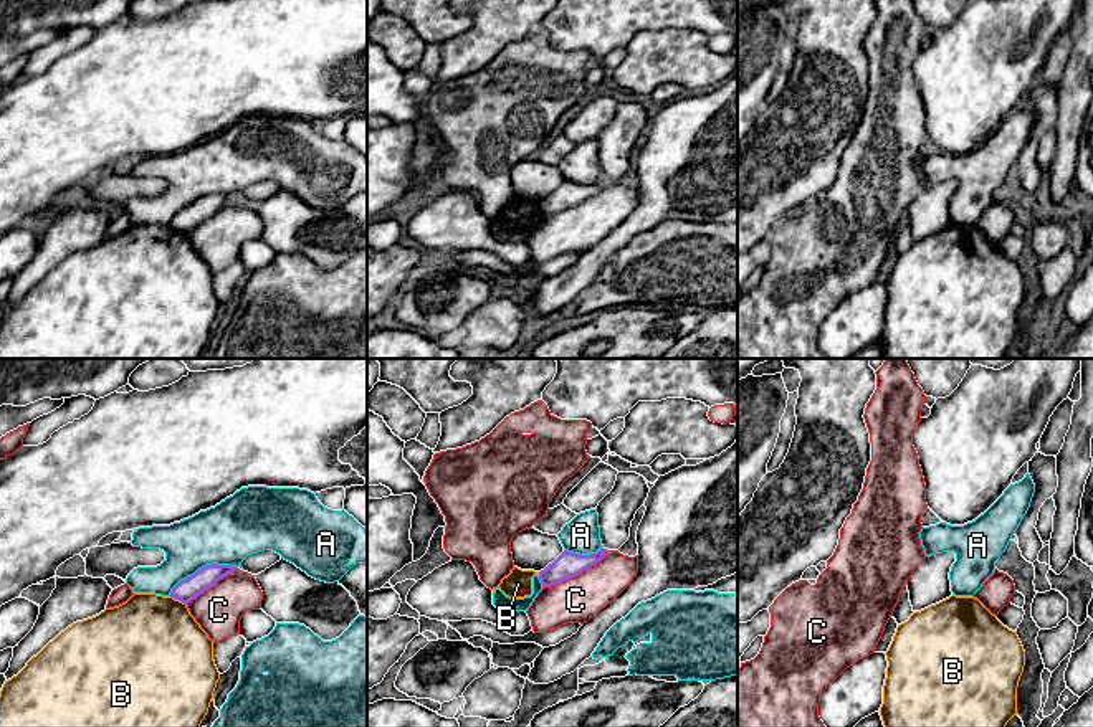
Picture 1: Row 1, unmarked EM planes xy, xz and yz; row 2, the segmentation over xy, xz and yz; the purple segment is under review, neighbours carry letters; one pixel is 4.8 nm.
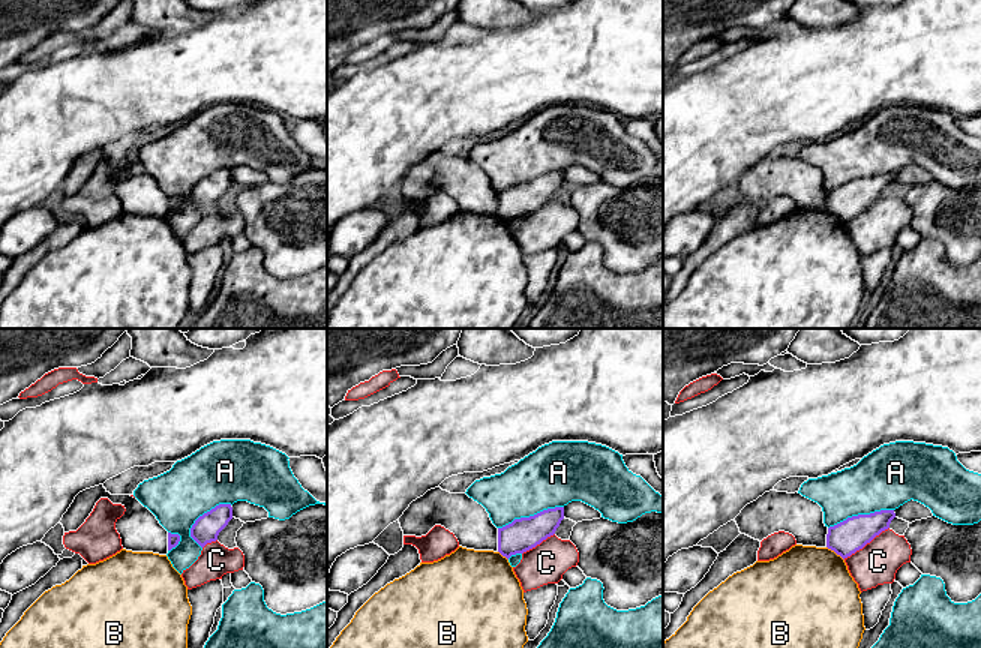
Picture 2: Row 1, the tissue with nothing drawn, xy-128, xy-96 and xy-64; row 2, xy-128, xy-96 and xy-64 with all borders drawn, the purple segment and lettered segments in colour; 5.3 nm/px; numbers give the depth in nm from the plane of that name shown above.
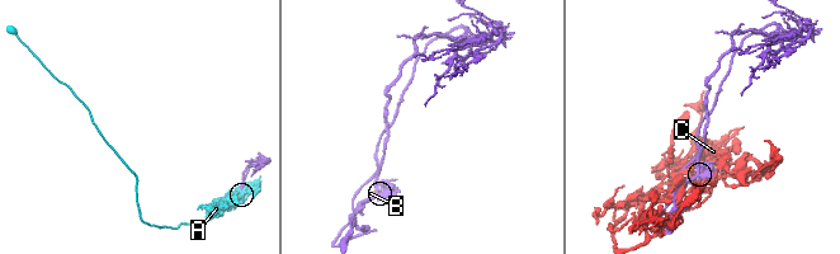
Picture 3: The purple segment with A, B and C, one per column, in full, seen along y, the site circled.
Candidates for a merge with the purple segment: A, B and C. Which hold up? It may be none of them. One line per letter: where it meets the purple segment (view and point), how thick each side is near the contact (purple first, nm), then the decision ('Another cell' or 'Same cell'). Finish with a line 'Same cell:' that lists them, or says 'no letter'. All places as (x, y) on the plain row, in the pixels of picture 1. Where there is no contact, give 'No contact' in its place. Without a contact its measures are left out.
A: Touches purple at xy (202, 197). Thickness 110 nm (purple) against 300 nm. Another cell
B: Touches purple at xy (177, 228). Thickness 110 nm (purple) against 460 nm. Another cell
C: Touches purple at xz (576, 204). Thickness 120 nm (purple) against 220 nm. Another cell
Same cell: no letter

